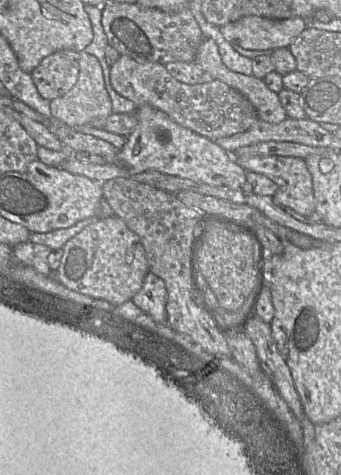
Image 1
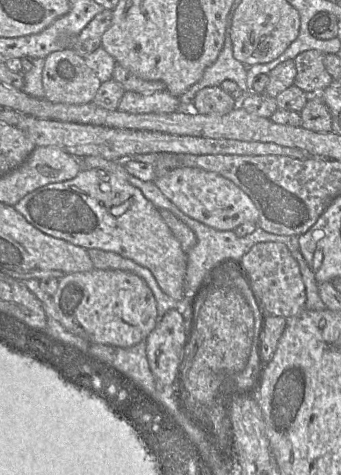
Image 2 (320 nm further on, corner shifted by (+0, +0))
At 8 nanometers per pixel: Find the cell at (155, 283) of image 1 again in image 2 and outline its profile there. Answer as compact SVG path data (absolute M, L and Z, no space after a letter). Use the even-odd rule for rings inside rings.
M171 309L146 338L146 354L156 382L171 386L182 354L186 329L182 314Z

